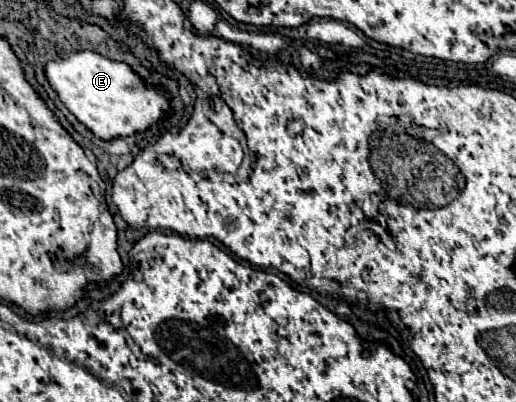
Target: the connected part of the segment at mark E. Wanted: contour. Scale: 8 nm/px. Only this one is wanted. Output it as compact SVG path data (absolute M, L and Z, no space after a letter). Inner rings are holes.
M83 50L65 58L55 58L45 64L45 78L65 104L65 108L97 138L113 140L147 130L163 114L167 114L169 100L161 90L143 86L141 78L123 62L113 62L97 52Z

